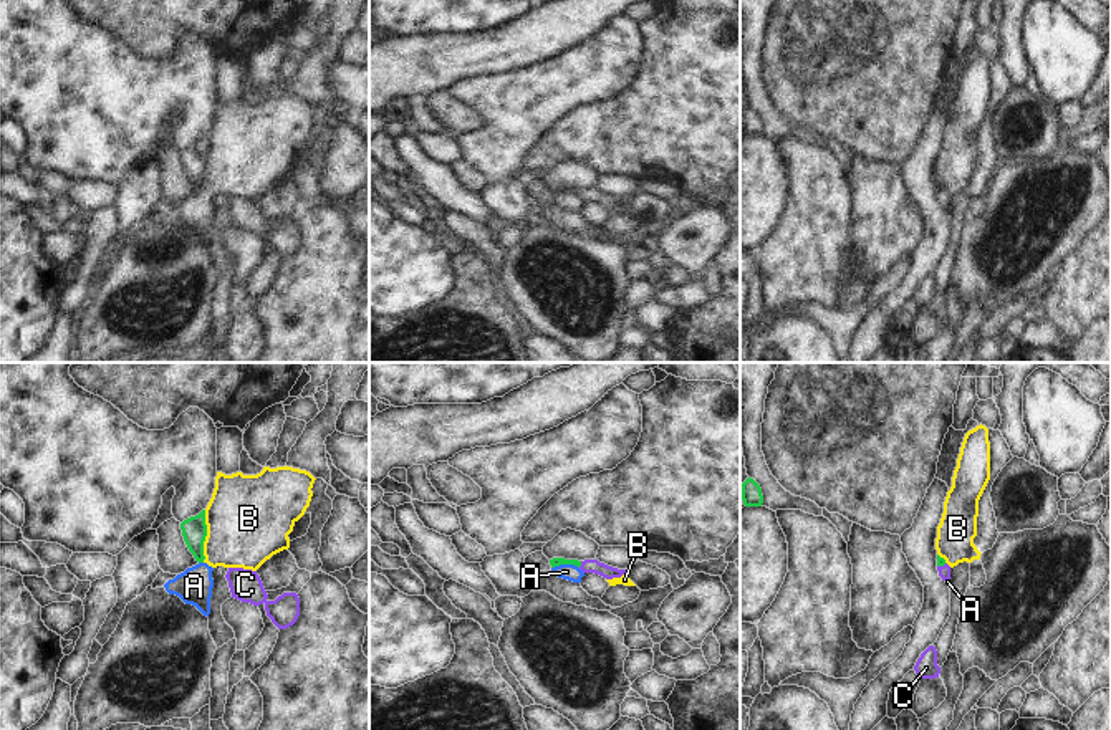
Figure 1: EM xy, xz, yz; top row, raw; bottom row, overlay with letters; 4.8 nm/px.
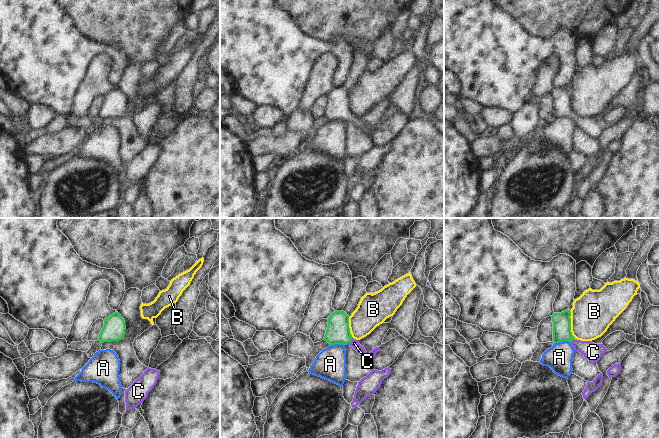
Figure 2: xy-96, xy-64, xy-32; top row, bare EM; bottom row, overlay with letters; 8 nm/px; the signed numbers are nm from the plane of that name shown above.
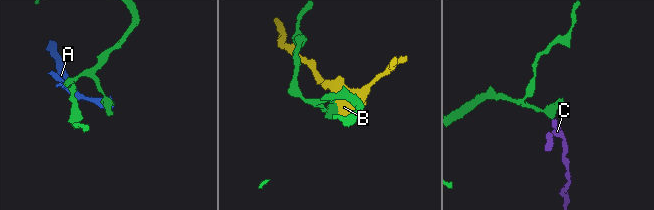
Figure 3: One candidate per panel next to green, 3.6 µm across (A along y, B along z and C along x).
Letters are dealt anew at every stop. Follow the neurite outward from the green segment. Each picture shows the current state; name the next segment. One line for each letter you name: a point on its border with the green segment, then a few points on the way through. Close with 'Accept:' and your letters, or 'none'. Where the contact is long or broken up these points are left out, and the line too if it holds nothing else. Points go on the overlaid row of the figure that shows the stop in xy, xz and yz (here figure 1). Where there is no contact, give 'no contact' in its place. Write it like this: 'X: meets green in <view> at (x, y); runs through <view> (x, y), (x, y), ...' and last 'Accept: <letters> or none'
C: meets green in xz at (580, 565); runs through xz (555, 561), (580, 565), (595, 566)
Accept: C

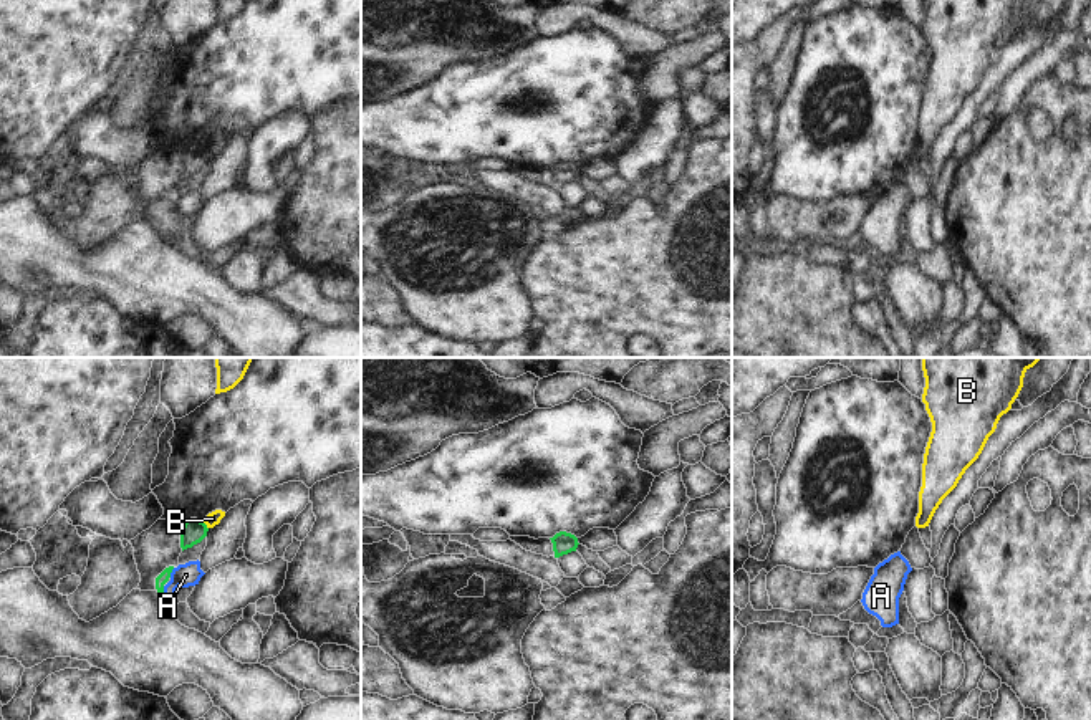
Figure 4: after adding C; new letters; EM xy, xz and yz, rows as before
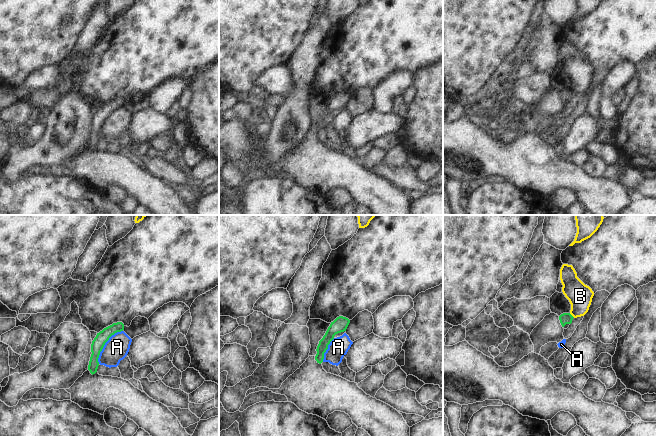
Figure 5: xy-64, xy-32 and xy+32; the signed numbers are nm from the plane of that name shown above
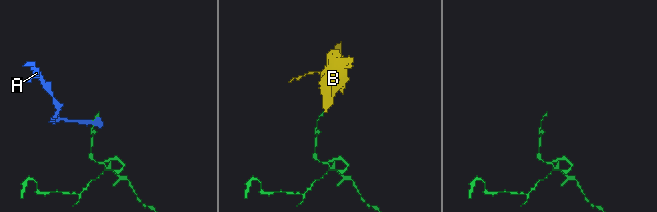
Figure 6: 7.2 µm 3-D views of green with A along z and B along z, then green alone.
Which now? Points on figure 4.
Accept: none

